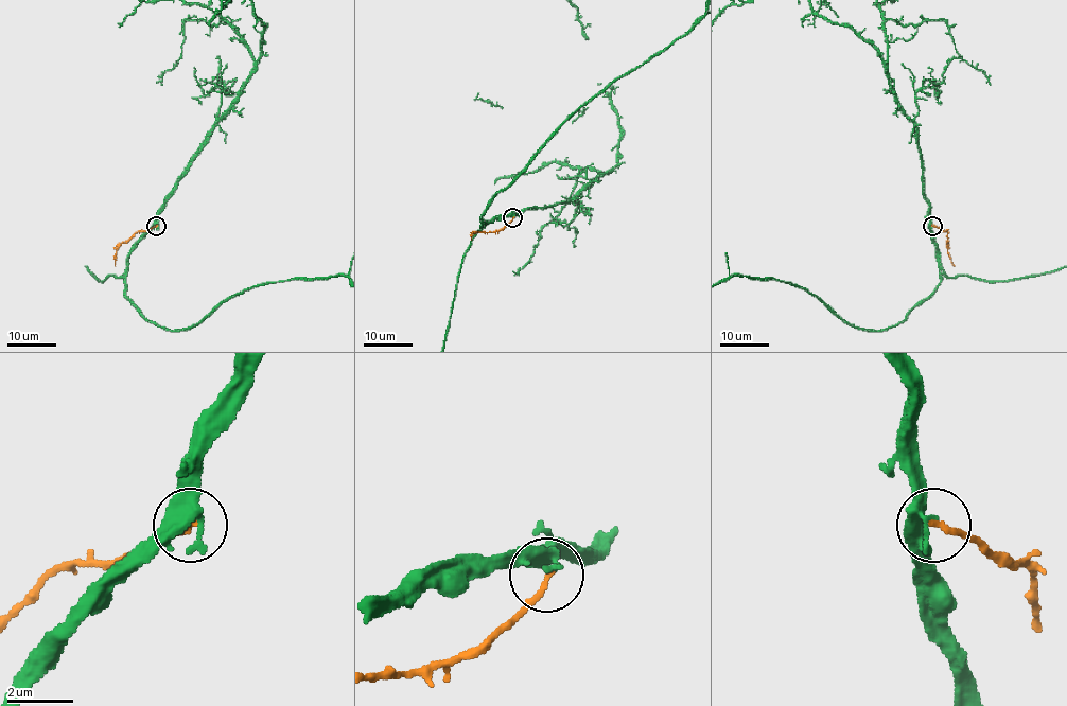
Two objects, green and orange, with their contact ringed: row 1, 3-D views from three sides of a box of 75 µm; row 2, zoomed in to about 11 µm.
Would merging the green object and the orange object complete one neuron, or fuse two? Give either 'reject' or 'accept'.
reject

